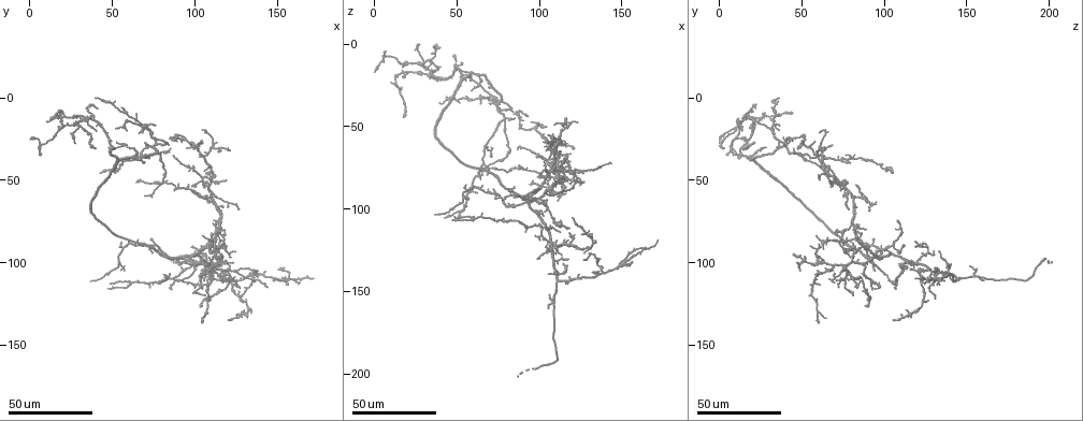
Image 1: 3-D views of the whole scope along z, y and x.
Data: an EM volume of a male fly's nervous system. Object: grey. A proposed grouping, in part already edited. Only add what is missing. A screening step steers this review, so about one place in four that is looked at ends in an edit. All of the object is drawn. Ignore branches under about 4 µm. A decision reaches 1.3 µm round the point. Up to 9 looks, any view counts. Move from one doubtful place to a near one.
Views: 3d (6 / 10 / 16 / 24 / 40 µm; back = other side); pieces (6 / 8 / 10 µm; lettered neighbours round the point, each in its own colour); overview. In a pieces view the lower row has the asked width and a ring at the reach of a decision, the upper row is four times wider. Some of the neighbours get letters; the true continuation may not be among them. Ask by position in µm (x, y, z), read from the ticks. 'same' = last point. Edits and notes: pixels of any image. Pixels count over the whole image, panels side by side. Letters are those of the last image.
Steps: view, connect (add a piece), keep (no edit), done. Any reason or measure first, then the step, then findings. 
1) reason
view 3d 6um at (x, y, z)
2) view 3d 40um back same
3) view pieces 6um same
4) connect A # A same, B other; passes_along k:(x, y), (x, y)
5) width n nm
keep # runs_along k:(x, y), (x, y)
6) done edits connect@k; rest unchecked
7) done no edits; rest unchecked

view 3d 24um at (106, 115, 95)

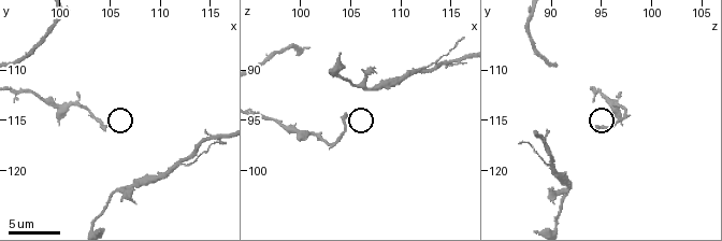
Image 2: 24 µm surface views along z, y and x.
view 3d 6um at (104.6, 116.0, 94.4)

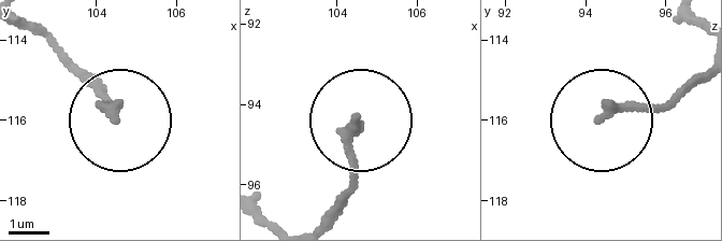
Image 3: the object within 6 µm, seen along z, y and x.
view pieces 8um at (104.40, 115.80, 94.40)

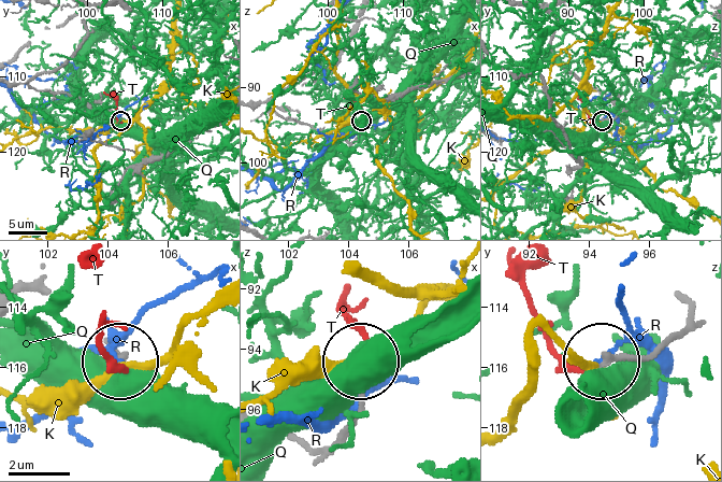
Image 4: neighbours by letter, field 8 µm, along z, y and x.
connect T # K other, Q other, R other, T same; the cell continues

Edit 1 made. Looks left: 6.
view overview

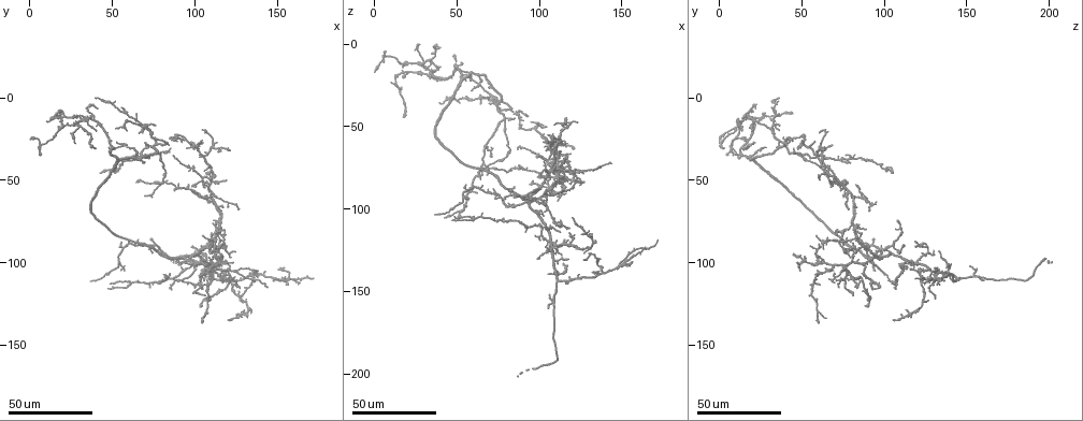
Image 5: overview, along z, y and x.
thin end
view 3d 24um at (108, 120, 54)

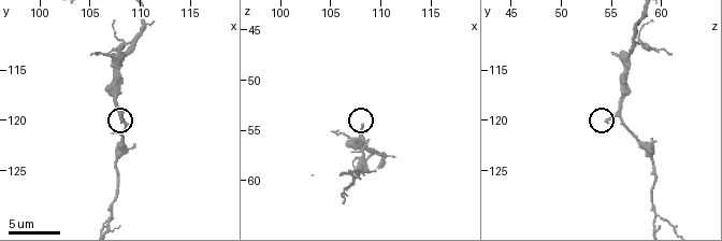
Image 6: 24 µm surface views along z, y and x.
view pieces 10um at (108.0, 120.0, 54.6)

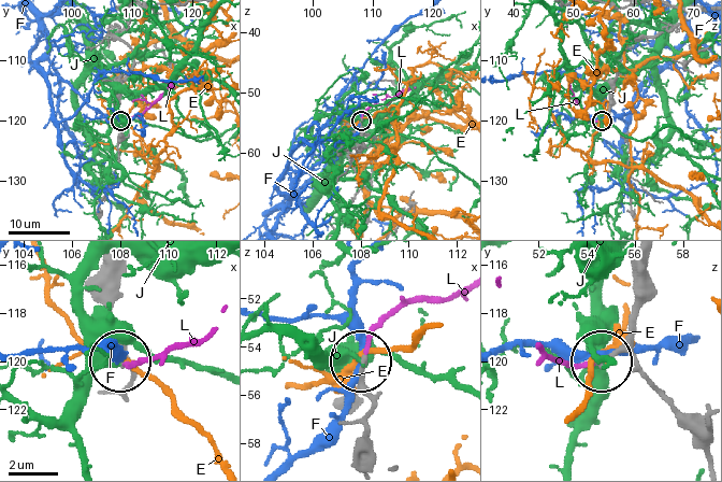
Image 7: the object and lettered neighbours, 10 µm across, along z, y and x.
connect L # E other, F other, J other, L same; the cell continues

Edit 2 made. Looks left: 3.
view 3d 24um at (41, 46, 106)

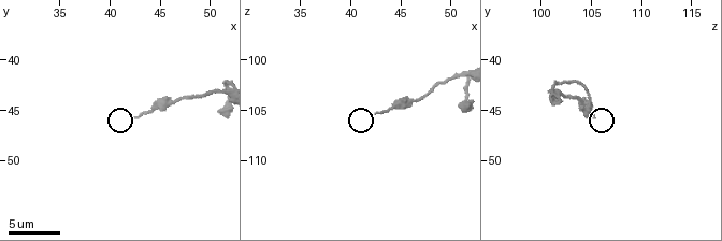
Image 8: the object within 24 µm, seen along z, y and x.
view pieces 10um at (42.8, 45.6, 105.0)

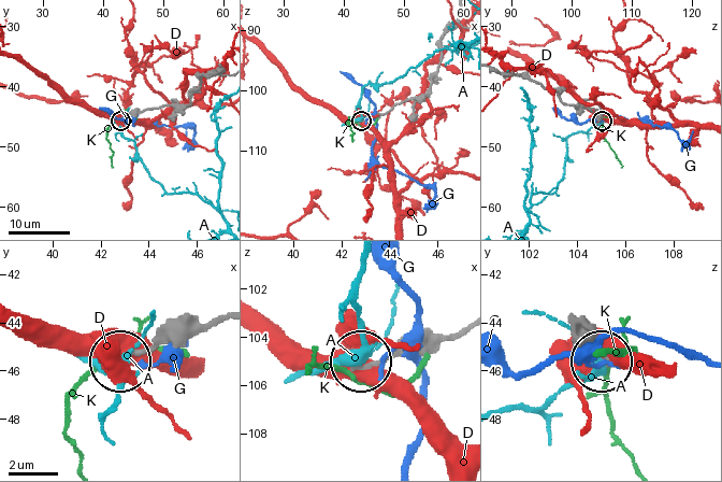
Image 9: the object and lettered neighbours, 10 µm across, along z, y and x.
keep # A other, D other, G other, K other; runs_along 9:(437, 71), (424, 93), (361, 122); none of them fits

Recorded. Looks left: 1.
done edits connect@4, connect@7; rest unchecked

